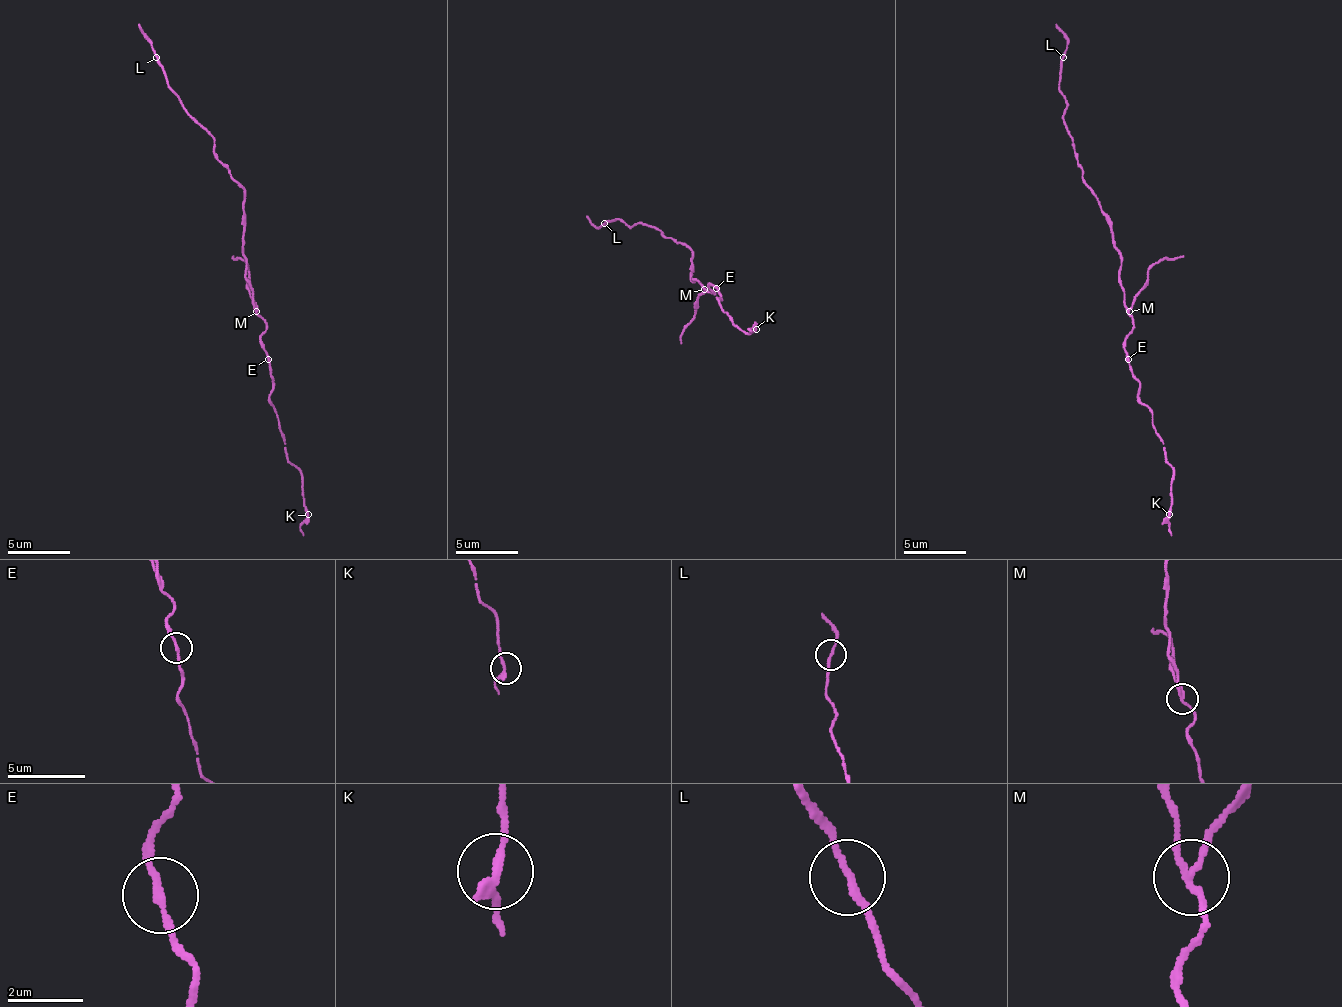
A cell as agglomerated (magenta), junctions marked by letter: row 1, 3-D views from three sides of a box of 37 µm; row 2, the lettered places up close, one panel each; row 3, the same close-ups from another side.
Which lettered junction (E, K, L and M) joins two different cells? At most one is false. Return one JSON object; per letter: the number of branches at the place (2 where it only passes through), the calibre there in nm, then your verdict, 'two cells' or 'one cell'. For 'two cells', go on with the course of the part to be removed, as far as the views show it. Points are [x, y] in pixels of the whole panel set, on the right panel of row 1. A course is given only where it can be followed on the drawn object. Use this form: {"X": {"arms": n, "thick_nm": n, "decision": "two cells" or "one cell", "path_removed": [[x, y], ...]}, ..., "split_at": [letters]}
{"E": {"arms": 2, "thick_nm": 180, "decision": "one cell"}, "K": {"arms": 2, "thick_nm": 200, "decision": "one cell"}, "L": {"arms": 2, "thick_nm": 180, "decision": "one cell"}, "M": {"arms": 3, "thick_nm": 150, "decision": "two cells", "path_removed": [[1128, 312], [1153, 265], [1175, 256], [1184, 256]]}, "split_at": ["M"]}

